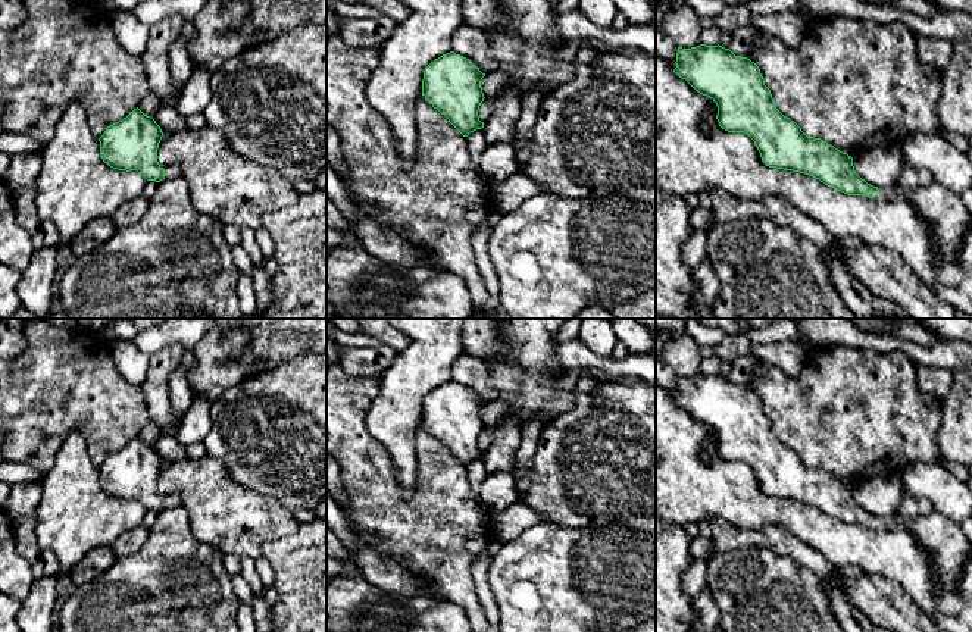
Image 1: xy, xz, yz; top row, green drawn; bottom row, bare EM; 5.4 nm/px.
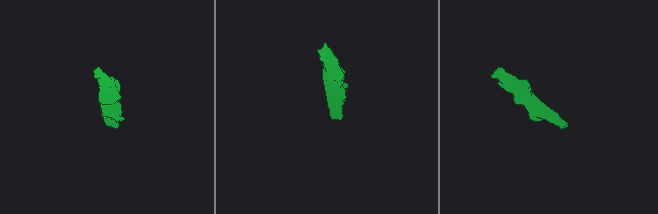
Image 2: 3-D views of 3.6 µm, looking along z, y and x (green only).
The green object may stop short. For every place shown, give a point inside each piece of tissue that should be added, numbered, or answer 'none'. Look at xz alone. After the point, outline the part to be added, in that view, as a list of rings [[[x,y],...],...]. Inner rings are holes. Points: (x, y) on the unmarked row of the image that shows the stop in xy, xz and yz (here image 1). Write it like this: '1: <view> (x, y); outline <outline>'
none

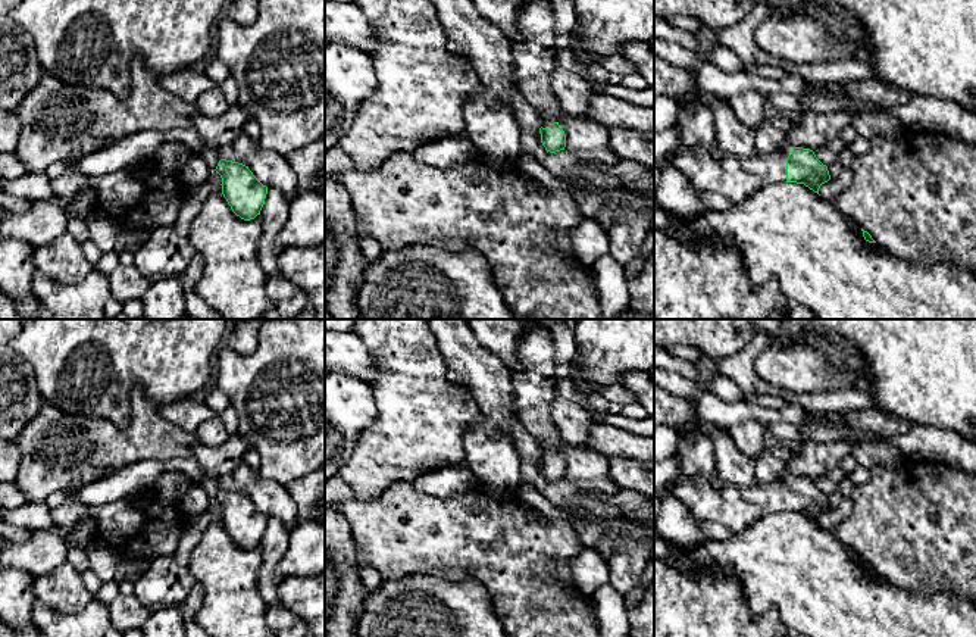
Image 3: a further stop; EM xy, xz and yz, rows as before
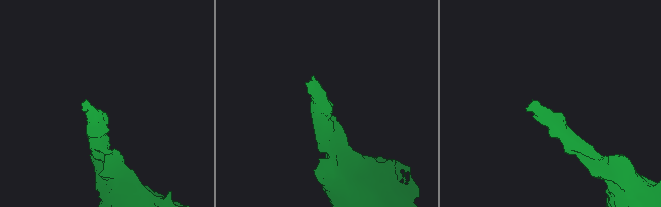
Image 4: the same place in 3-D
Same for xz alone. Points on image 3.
1: xz (534, 387); outline [[[534,319],[517,344],[516,356],[522,369],[510,374],[514,418],[535,438],[542,458],[548,458],[559,452],[561,440],[550,410],[557,396],[557,362],[550,330]]]

